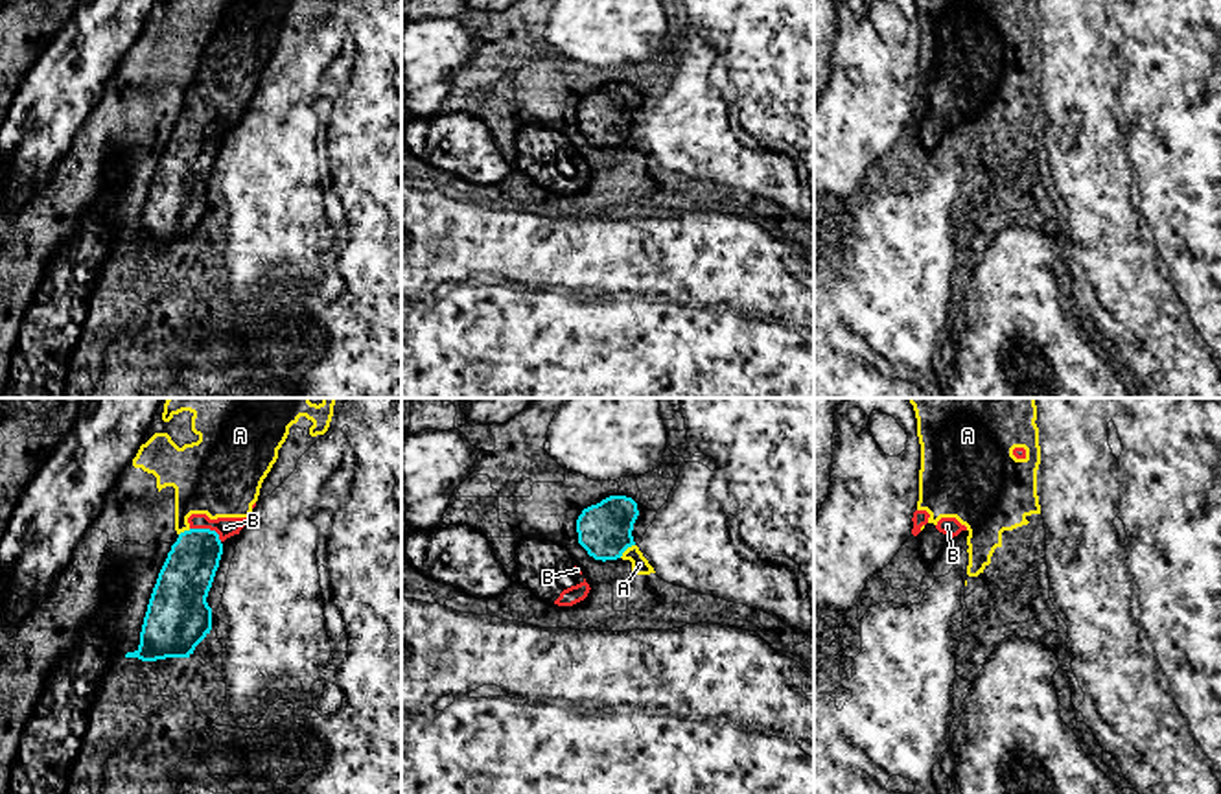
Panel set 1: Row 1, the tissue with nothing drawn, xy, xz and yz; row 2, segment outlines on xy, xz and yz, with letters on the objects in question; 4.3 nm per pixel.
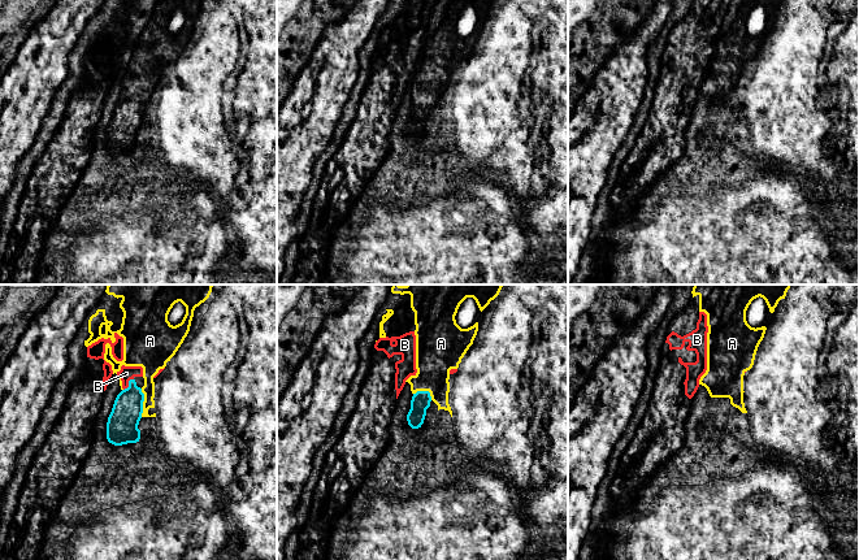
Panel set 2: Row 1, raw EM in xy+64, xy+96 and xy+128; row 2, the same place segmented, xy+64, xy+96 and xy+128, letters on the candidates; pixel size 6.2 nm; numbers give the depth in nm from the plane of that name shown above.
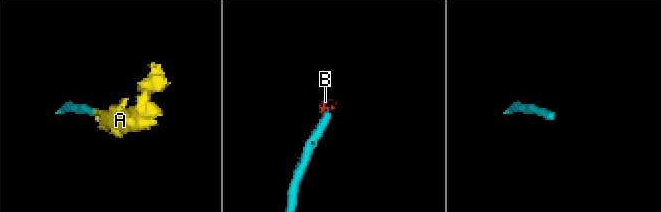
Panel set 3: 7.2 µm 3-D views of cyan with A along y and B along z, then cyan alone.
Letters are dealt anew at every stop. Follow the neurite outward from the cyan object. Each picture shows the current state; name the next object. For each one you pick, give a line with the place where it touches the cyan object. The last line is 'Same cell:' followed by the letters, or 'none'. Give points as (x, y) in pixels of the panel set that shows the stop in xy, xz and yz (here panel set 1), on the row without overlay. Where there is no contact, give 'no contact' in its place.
A: contact xz (627, 135)
Same cell: A

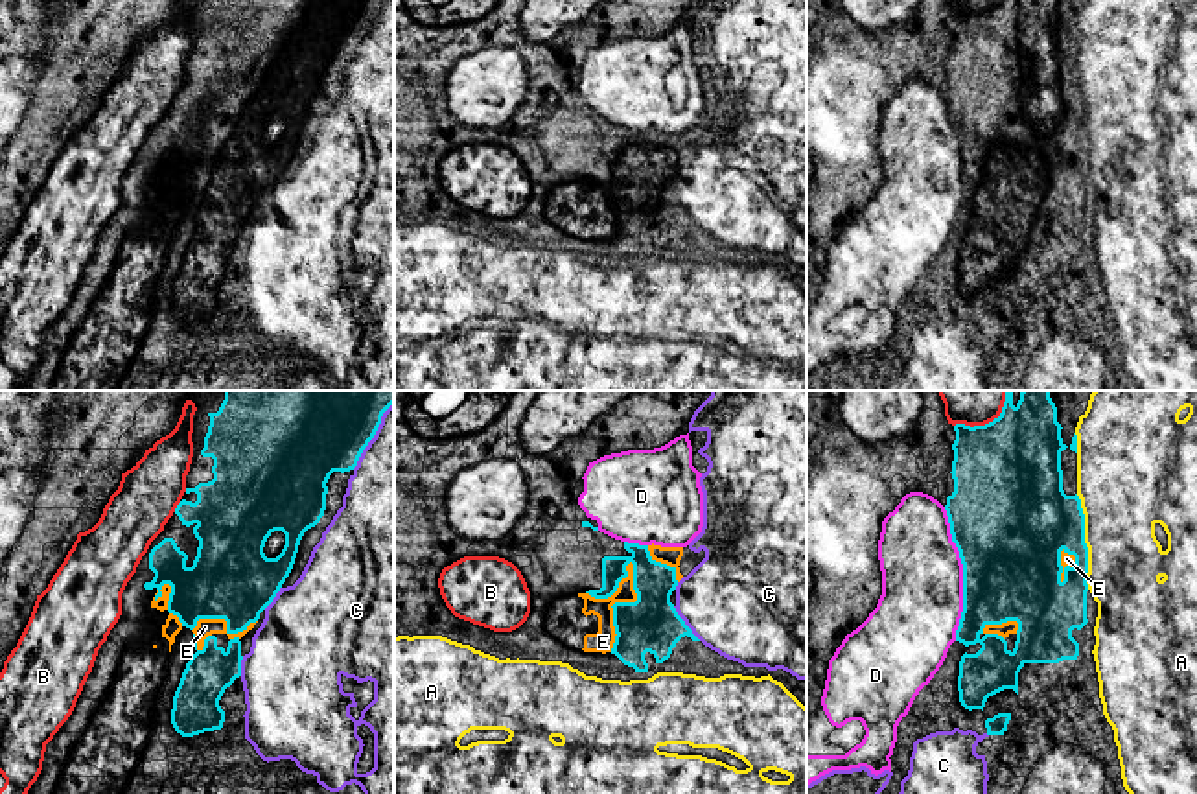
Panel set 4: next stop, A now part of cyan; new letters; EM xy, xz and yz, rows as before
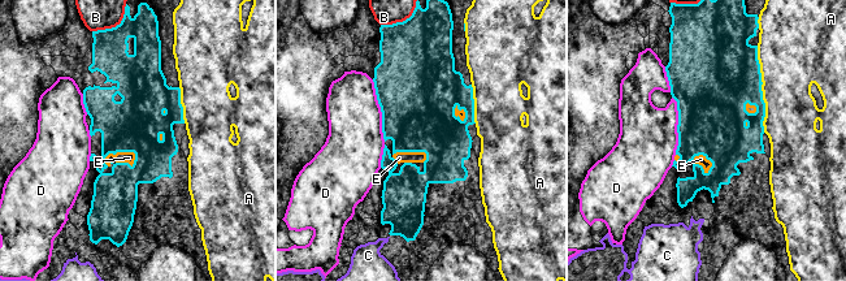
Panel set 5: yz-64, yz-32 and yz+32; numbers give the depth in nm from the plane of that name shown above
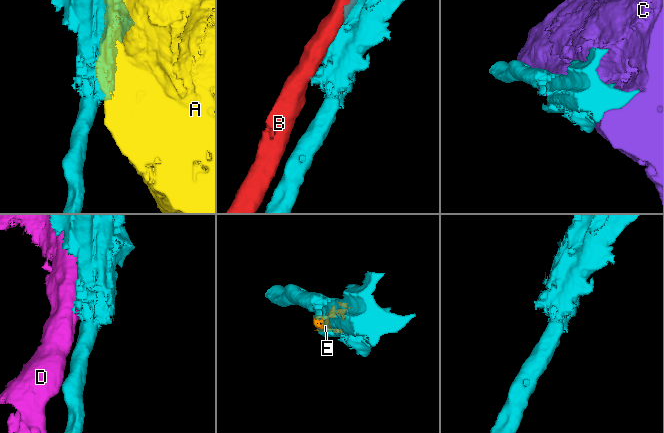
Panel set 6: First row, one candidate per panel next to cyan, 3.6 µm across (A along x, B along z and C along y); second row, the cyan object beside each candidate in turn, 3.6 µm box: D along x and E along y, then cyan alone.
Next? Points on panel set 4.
Same cell: none

